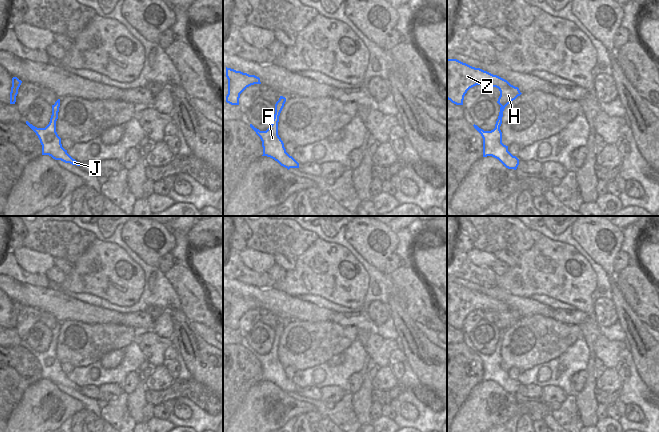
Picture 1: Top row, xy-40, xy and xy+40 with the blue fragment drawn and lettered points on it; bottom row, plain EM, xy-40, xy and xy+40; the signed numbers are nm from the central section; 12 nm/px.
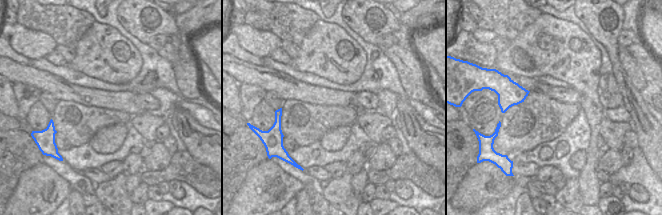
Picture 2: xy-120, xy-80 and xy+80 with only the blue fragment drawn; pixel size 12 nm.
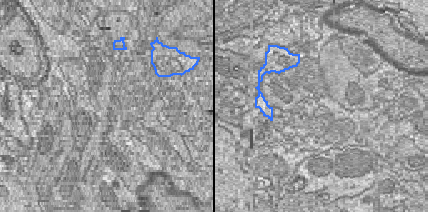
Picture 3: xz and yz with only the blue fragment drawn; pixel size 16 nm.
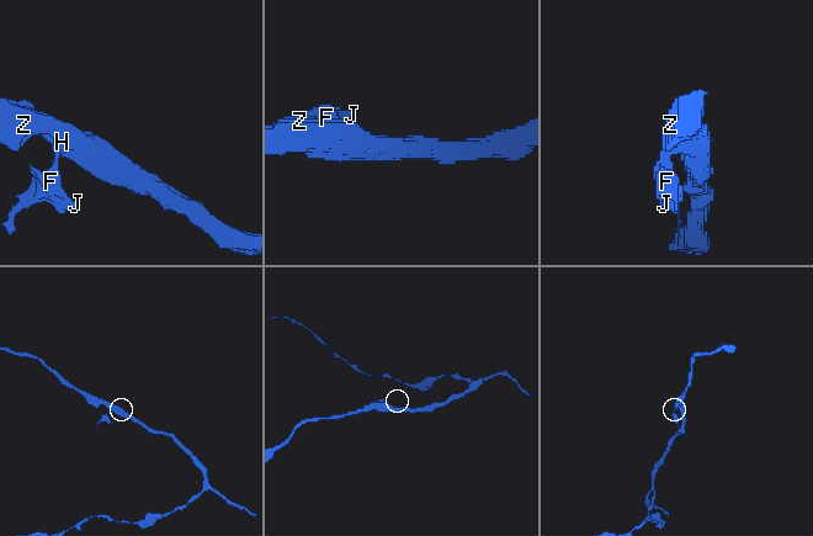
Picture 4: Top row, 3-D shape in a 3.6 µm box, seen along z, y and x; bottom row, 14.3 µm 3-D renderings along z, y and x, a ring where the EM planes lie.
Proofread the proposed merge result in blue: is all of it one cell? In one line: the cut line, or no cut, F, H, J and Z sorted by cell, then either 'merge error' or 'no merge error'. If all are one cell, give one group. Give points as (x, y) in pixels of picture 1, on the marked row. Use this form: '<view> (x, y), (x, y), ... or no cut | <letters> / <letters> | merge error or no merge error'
xy+40 (506, 105), (501, 106) | F J / H Z | merge error

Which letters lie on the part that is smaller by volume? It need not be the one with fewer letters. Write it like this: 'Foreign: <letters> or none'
Foreign: F, J

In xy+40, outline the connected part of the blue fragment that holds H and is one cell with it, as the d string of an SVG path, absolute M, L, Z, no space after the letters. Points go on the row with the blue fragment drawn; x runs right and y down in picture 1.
M447 59L447 99L456 105L463 105L467 91L476 86L496 87L500 91L497 103L508 105L522 93L507 80L480 68L472 67L457 59Z

